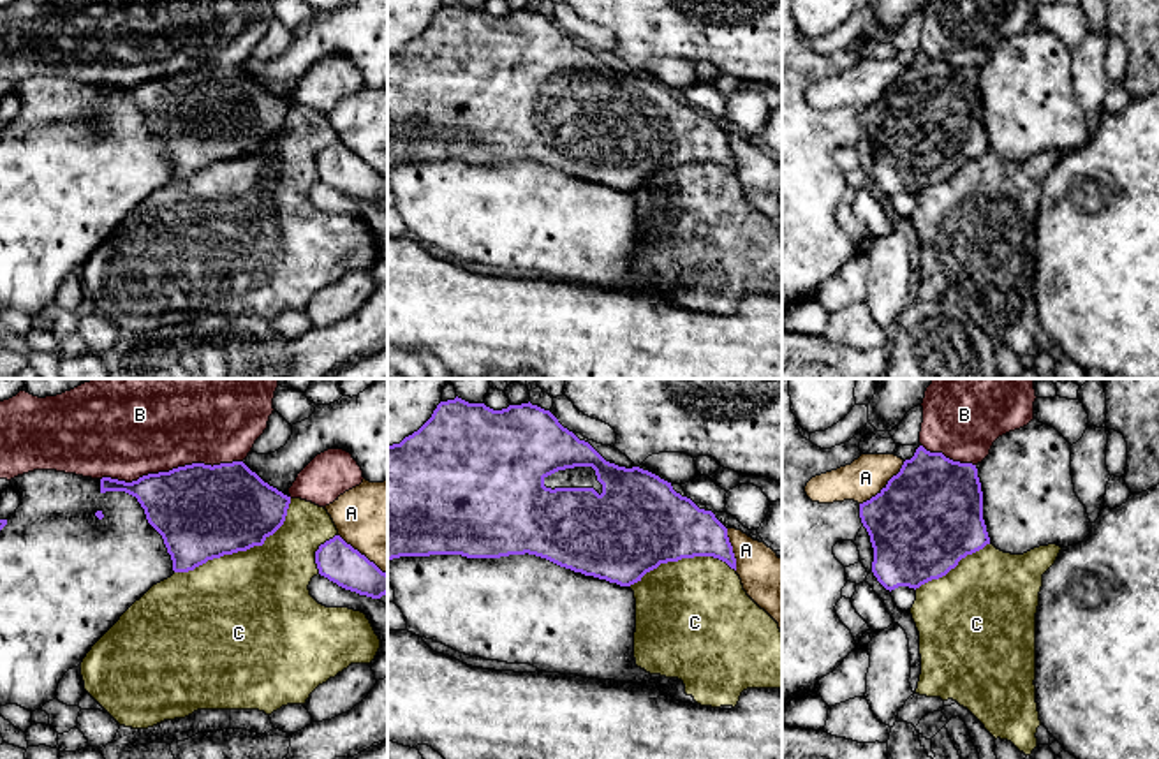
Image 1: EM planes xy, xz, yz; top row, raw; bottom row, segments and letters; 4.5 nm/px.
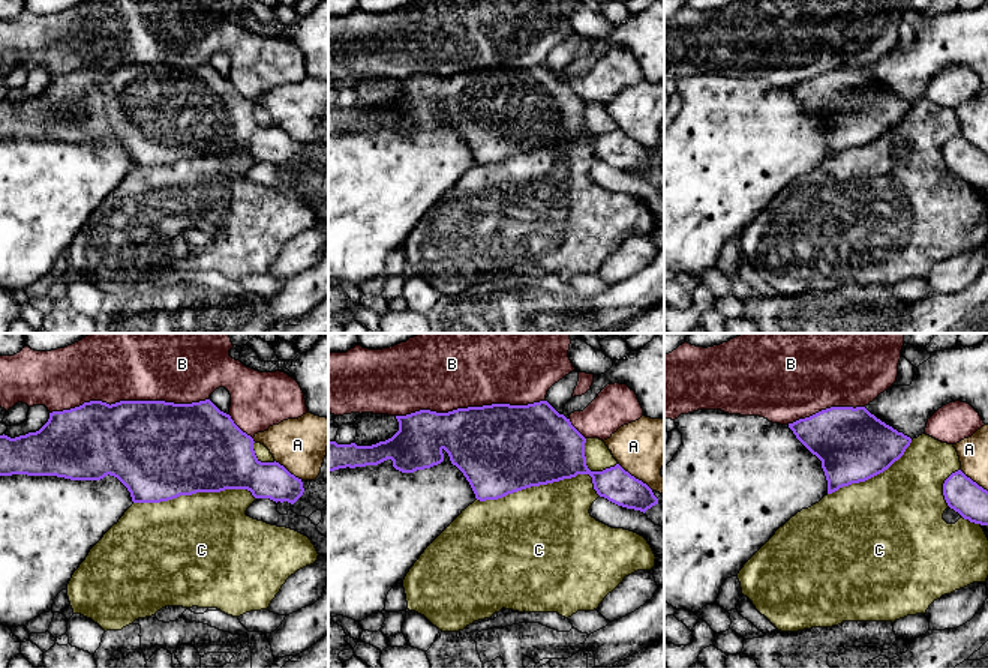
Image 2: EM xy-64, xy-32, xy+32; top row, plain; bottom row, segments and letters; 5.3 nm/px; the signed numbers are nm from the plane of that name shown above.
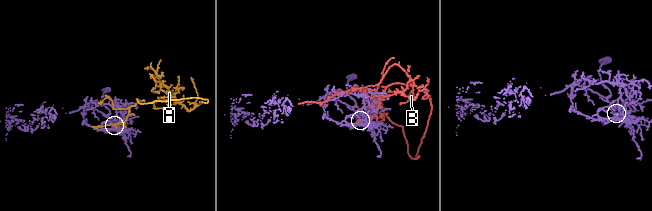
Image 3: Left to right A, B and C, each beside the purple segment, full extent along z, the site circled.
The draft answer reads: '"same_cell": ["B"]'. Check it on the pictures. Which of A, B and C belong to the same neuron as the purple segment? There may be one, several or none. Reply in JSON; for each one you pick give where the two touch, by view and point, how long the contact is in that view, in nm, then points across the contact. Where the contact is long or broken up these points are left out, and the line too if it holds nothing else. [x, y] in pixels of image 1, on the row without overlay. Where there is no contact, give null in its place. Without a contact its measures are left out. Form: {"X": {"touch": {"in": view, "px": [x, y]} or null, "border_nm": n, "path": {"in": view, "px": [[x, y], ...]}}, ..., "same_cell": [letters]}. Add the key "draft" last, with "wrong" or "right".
{"same_cell": [], "draft": "wrong"}

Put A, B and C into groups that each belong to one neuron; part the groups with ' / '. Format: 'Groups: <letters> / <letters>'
Groups: A / B / C

